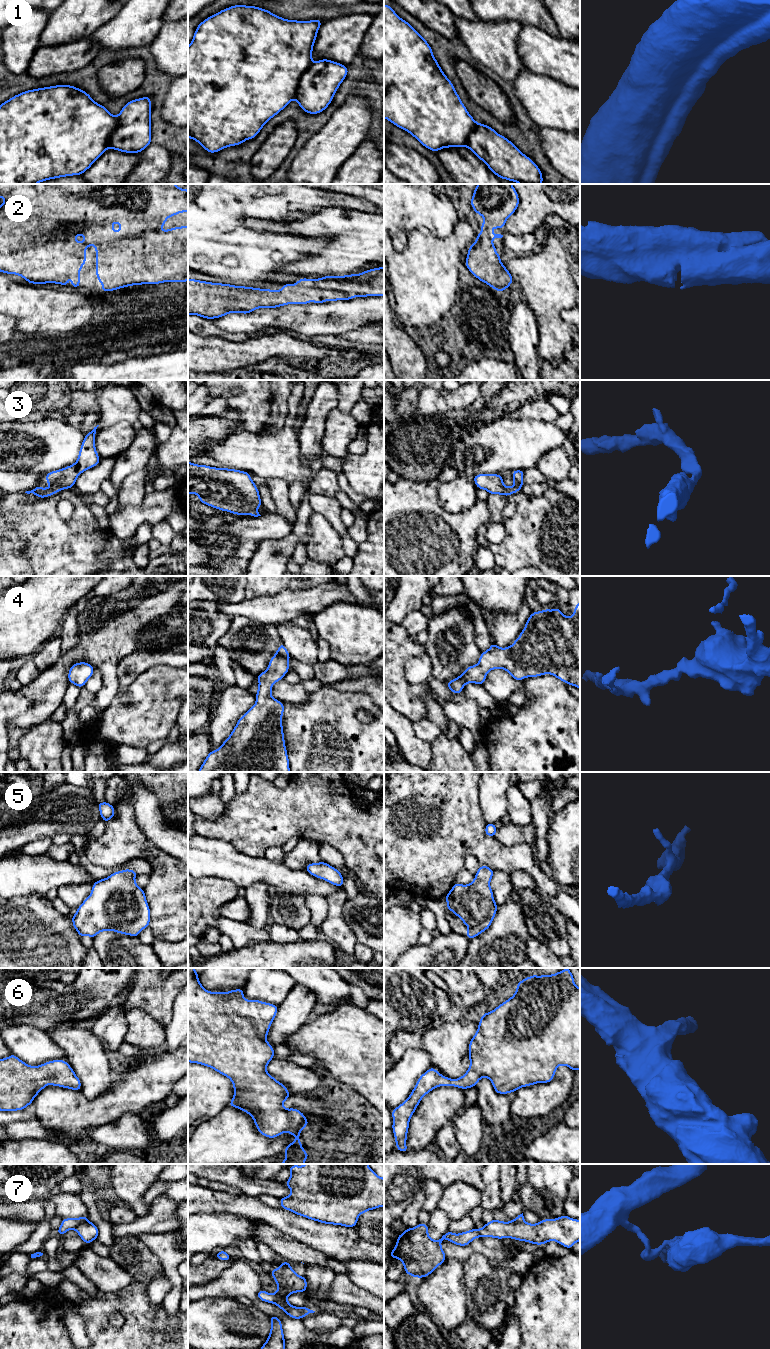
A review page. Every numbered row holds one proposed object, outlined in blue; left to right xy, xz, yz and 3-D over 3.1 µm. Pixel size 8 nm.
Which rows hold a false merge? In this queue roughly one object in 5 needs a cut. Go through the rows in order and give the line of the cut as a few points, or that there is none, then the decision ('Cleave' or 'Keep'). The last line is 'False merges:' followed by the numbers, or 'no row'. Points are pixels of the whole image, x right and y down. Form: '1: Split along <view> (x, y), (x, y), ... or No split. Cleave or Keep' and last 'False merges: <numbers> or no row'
1: Split along xz (312, 63), (301, 76), (295, 97). Cleave
2: No split. Keep
3: No split. Keep
4: No split. Keep
5: No split. Keep
6: No split. Keep
7: Split along xy (87, 1219), (80, 1222), (74, 1228). Cleave
False merges: 1, 7

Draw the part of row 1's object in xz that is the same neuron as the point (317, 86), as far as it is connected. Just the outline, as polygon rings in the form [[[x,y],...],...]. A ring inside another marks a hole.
[[[329,59],[313,62],[300,78],[296,91],[298,105],[308,114],[324,111],[348,71],[347,66]]]

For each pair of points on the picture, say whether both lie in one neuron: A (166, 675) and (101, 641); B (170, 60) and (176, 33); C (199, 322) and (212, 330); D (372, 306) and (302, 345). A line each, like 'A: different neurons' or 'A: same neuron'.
A: different neurons
B: same neuron
C: same neuron
D: different neurons

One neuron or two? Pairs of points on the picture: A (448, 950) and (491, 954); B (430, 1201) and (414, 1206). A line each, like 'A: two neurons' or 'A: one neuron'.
A: two neurons
B: two neurons

